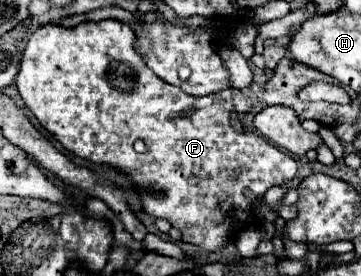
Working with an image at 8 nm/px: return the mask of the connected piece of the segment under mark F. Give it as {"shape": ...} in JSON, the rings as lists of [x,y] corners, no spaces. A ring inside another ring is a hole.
{"shape":[[[103,20],[103,22],[81,22],[79,26],[75,28],[63,28],[59,24],[45,24],[45,26],[39,26],[27,46],[25,46],[25,52],[23,52],[23,60],[21,60],[21,70],[17,74],[17,88],[19,88],[19,94],[21,98],[25,100],[25,106],[37,116],[37,120],[73,154],[81,156],[81,158],[89,158],[93,162],[105,162],[105,164],[111,164],[111,166],[117,166],[119,170],[123,172],[129,172],[129,176],[133,178],[133,184],[139,186],[141,190],[141,202],[143,202],[143,208],[145,212],[149,212],[151,216],[155,218],[165,218],[171,222],[171,226],[179,228],[183,232],[183,240],[185,242],[193,242],[197,244],[199,248],[203,250],[217,250],[221,248],[227,240],[231,240],[231,232],[237,232],[241,228],[245,228],[247,224],[253,222],[251,218],[251,206],[253,206],[253,200],[247,198],[243,194],[245,188],[251,188],[255,198],[261,198],[271,186],[277,186],[277,184],[283,184],[283,182],[289,182],[295,172],[297,172],[297,162],[281,152],[279,148],[271,146],[267,140],[263,140],[261,136],[255,136],[251,130],[247,130],[245,134],[239,134],[233,130],[231,126],[231,118],[229,114],[233,110],[237,110],[241,114],[241,120],[245,116],[245,112],[249,112],[251,108],[251,100],[241,92],[241,90],[235,90],[235,88],[227,88],[223,92],[217,92],[217,94],[209,94],[209,96],[191,96],[191,94],[185,94],[181,88],[177,86],[171,86],[169,82],[161,80],[159,76],[155,76],[149,66],[145,64],[145,60],[141,58],[141,54],[137,52],[135,48],[135,42],[137,42],[137,36],[135,32],[123,24],[123,22],[117,22],[117,20]],[[137,138],[143,138],[145,144],[149,146],[149,152],[147,154],[137,154],[135,148],[133,148],[133,142]]]}

